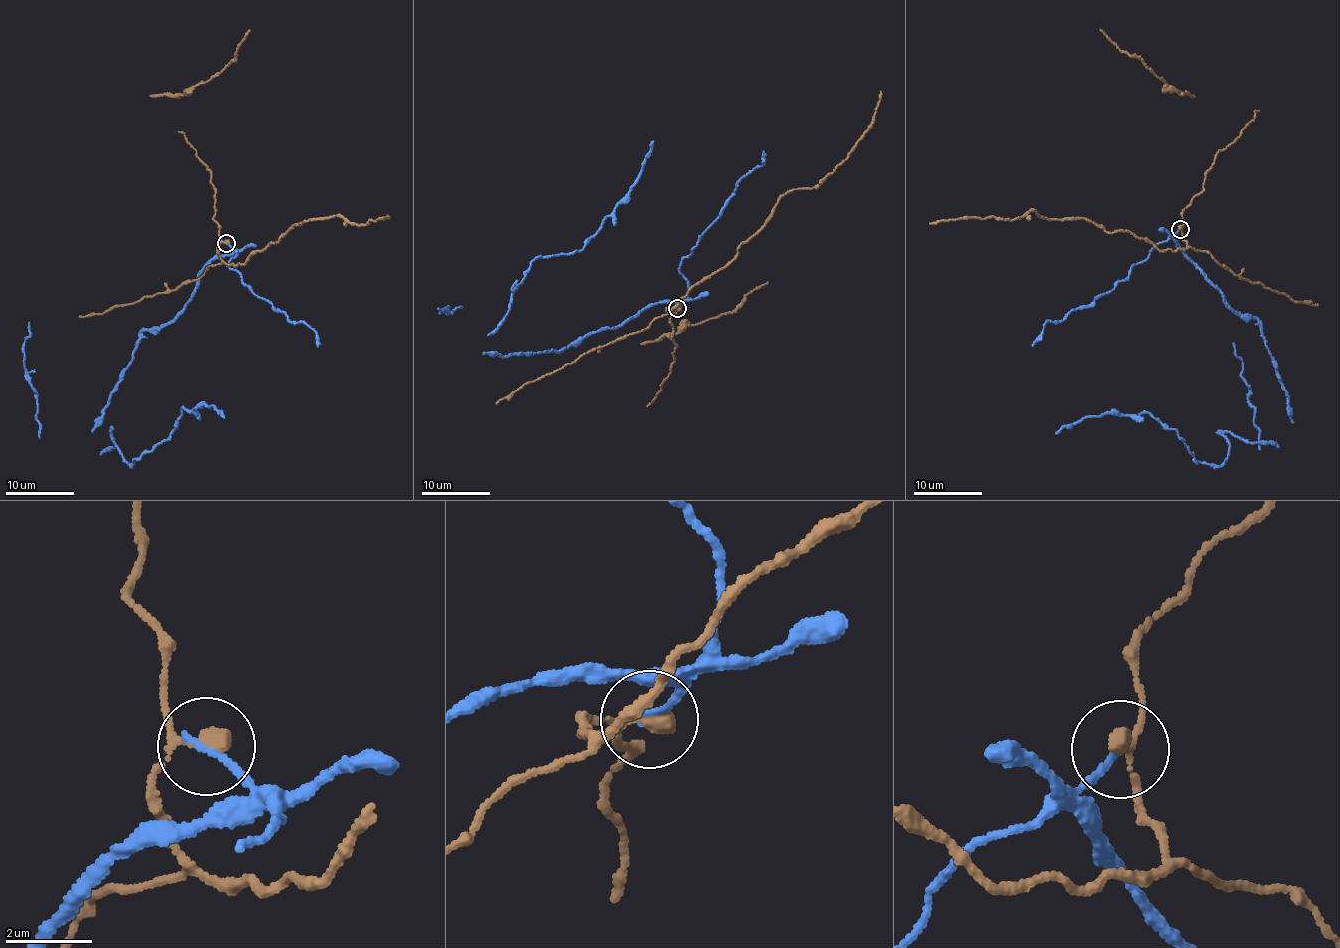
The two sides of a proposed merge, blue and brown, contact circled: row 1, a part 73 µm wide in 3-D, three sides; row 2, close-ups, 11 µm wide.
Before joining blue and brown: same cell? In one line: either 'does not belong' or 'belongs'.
does not belong

